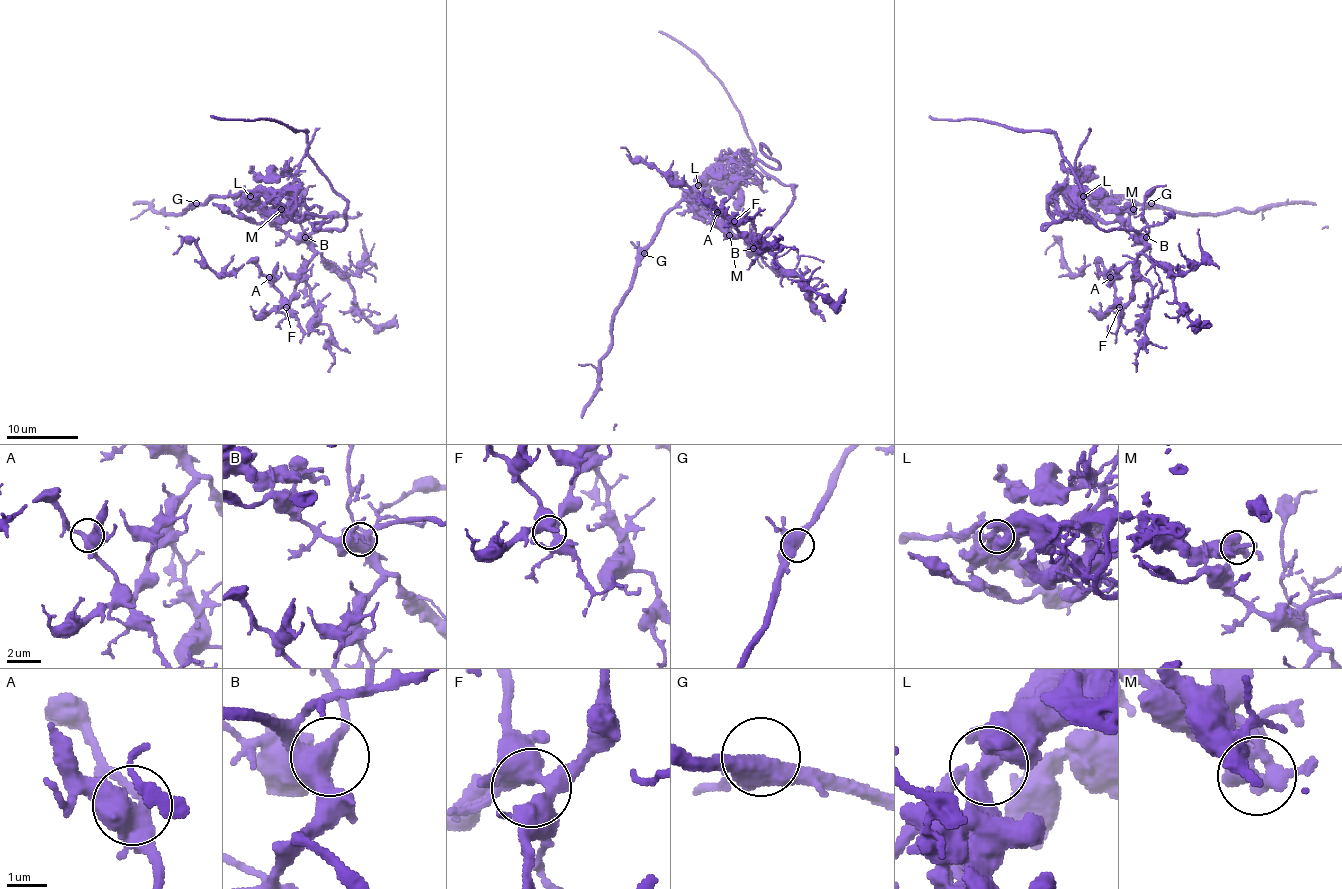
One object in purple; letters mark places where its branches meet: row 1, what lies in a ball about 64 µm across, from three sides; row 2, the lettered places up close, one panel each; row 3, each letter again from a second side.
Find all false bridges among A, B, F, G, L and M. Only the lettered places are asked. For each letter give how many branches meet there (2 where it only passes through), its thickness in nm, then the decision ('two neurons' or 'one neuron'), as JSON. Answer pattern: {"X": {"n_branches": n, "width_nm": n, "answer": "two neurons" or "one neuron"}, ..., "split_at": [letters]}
{"A": {"n_branches": 5, "width_nm": 460, "answer": "one neuron"}, "B": {"n_branches": 4, "width_nm": 500, "answer": "one neuron"}, "F": {"n_branches": 5, "width_nm": 440, "answer": "one neuron"}, "G": {"n_branches": 3, "width_nm": 460, "answer": "one neuron"}, "L": {"n_branches": 3, "width_nm": 360, "answer": "one neuron"}, "M": {"n_branches": 4, "width_nm": 460, "answer": "two neurons"}, "split_at": ["M"]}

